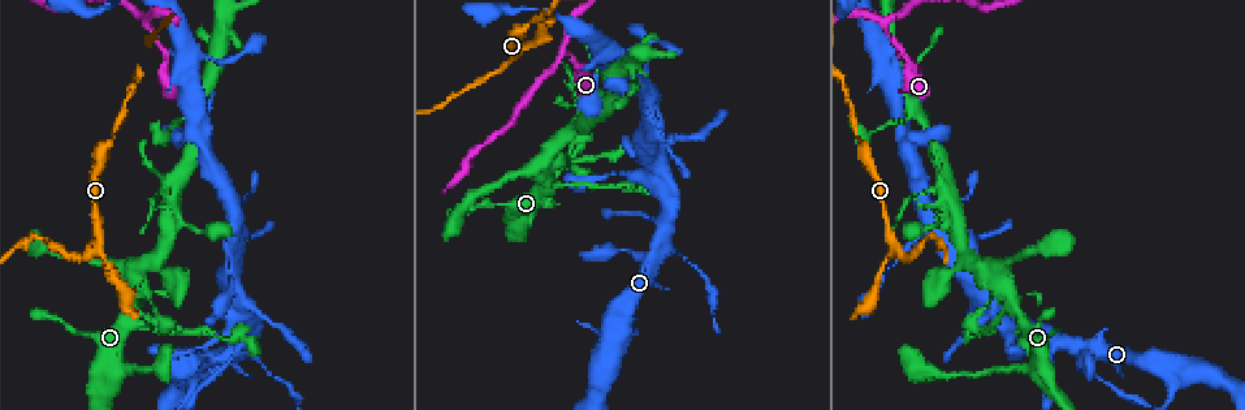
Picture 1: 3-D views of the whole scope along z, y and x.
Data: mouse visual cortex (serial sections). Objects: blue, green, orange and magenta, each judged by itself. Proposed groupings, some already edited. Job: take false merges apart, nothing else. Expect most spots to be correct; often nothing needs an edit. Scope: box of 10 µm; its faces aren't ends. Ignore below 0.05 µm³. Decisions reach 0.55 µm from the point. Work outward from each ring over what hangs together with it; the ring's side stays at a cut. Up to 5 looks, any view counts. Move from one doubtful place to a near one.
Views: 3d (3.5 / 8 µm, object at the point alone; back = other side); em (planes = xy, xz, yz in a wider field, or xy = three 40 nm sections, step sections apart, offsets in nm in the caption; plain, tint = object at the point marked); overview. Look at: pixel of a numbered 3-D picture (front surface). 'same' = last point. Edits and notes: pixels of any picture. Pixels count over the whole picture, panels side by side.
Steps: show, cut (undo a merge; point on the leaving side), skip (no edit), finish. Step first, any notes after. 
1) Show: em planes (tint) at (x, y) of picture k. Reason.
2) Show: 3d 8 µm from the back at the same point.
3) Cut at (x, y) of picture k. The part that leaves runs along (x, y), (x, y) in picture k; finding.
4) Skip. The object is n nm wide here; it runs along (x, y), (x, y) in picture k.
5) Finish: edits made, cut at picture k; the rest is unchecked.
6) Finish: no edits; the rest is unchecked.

Show: 3d 3.5 µm at (914, 110) of picture 1. Two arms in line, one across.

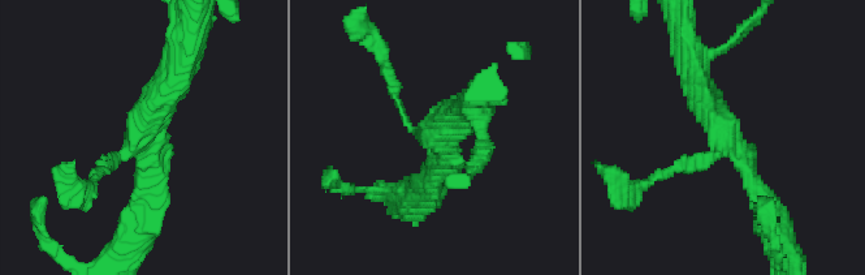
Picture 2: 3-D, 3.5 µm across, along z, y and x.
Show: em planes (tint) at (434, 141) of picture 2. 3 arms meet here; the arms are 100, 250, 350 nm wide; need the tissue.

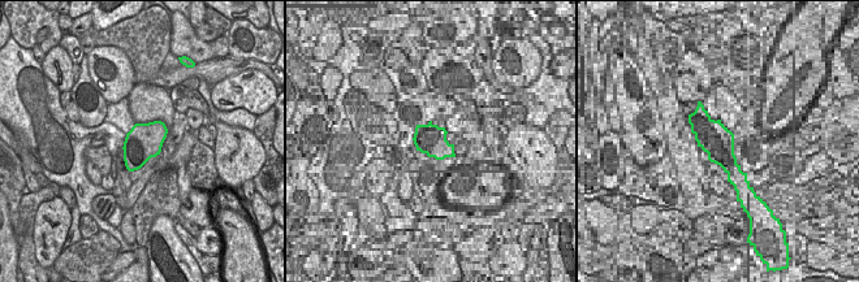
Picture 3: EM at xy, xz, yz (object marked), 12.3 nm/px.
Skip. One cell here.

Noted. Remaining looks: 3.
Show: em xy step 2 (tint) at (563, 53) of picture 1. Arms part here.

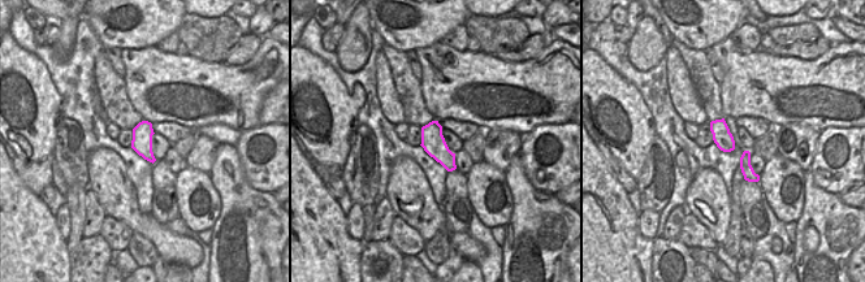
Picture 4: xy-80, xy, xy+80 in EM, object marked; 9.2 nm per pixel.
Show: 3d 3.5 µm at the same point.

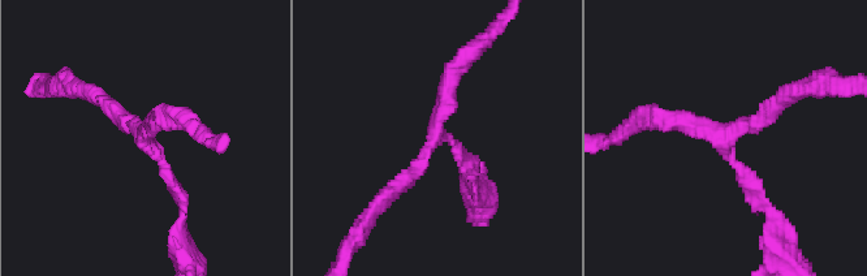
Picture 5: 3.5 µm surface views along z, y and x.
Skip. 3 arms meet here; it runs along (181, 208), (158, 152), (96, 96) in picture 5; one cell here.

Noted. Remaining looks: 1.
Finish: no edits; the rest is unchecked.

